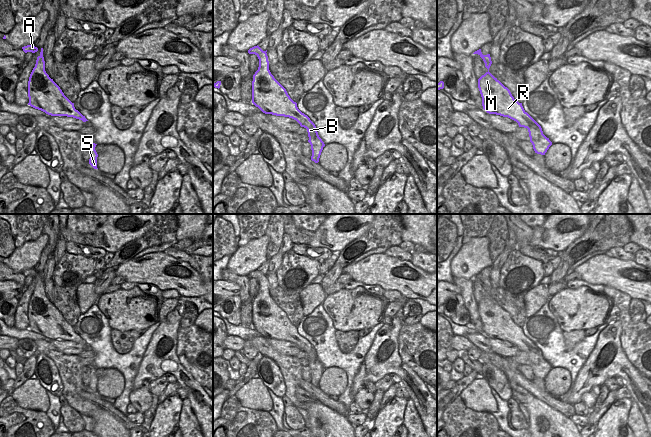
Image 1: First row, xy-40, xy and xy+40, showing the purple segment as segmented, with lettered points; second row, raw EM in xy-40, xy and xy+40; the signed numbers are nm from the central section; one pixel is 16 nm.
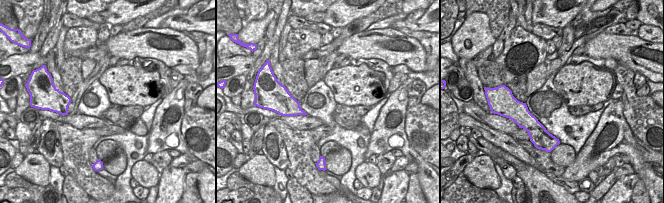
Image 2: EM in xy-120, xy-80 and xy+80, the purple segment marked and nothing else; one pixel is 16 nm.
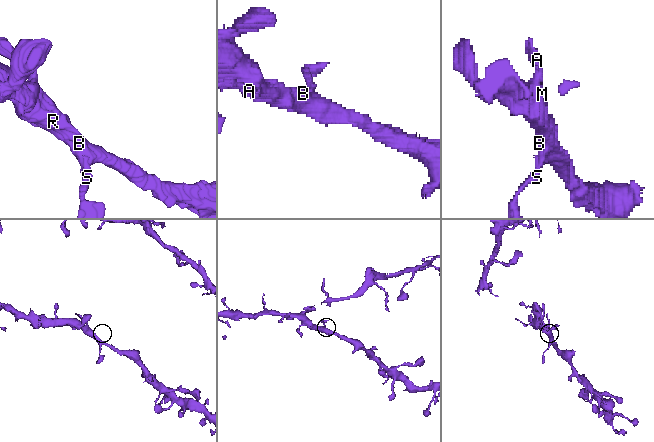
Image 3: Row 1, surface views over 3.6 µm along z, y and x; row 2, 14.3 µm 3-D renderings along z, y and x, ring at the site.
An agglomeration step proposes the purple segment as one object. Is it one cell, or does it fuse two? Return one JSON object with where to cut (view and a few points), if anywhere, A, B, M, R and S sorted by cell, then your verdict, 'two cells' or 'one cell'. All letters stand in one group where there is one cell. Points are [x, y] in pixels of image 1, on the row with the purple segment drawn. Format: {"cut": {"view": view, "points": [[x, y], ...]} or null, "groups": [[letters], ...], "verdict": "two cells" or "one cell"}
{"cut": null, "groups": [["A", "B", "M", "R", "S"]], "verdict": "one cell"}

